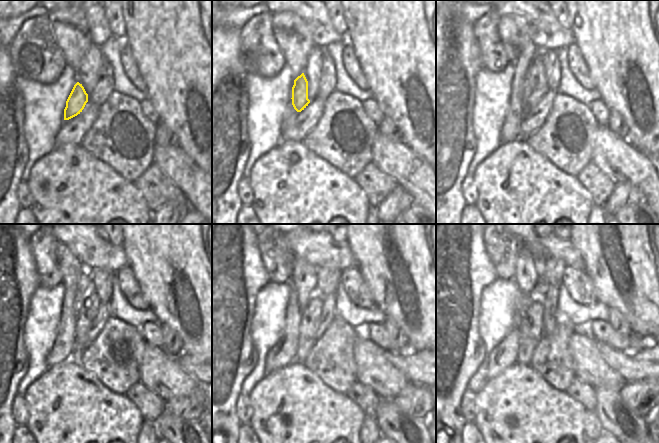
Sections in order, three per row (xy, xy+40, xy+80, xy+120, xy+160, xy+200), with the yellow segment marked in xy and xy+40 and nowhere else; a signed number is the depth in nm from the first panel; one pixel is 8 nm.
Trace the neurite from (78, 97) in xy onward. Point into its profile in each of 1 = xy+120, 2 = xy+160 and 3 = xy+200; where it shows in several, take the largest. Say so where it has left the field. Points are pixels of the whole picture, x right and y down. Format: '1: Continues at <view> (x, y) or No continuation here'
1: Continues at xy+120 (85, 285)
2: Continues at xy+160 (303, 279)
3: Continues at xy+200 (526, 276)

